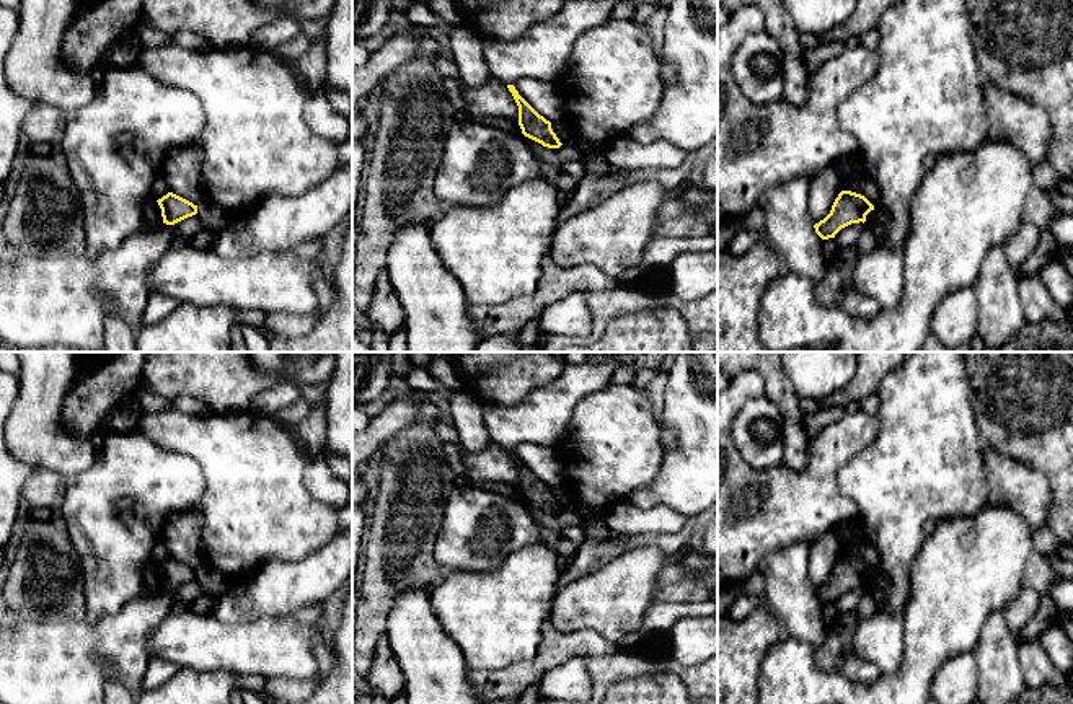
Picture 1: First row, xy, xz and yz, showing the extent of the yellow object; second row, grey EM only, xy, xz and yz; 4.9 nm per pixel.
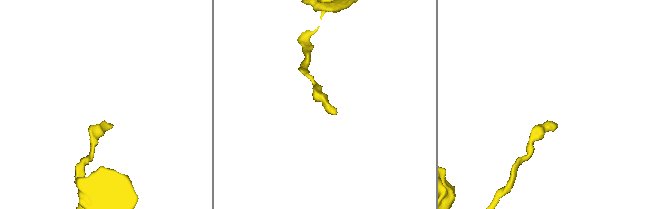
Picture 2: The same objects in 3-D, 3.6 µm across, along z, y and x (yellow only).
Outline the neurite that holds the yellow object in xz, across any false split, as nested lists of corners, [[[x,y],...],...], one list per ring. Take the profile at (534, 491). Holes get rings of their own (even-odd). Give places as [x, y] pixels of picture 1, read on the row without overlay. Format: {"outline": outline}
{"outline": [[[507,450],[519,471],[519,491],[522,499],[543,512],[559,513],[563,508],[551,494],[551,487],[540,481],[515,455],[514,450]]]}

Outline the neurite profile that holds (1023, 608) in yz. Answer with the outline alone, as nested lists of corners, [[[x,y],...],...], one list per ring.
[[[1022,587],[1019,595],[1003,611],[1005,618],[1011,623],[1011,631],[1018,634],[1035,614],[1040,605],[1040,595],[1032,588]]]

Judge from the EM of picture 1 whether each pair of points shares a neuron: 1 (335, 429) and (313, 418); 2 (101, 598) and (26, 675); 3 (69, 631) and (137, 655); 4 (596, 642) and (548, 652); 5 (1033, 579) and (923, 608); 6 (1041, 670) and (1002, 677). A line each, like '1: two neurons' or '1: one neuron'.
1: two neurons
2: two neurons
3: one neuron
4: one neuron
5: two neurons
6: two neurons

